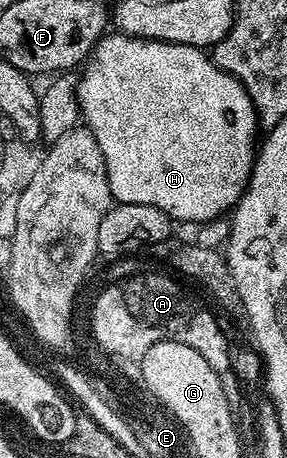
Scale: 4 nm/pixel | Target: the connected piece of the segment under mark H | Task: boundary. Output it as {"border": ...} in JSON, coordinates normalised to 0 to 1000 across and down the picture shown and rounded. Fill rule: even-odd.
{"border":[[[359,76],[355,85],[331,96],[324,114],[314,116],[272,166],[272,242],[282,269],[334,306],[334,319],[348,319],[348,336],[362,336],[362,362],[376,380],[387,430],[418,445],[544,450],[544,459],[571,459],[571,467],[585,467],[596,483],[638,480],[648,489],[676,489],[672,493],[700,493],[784,474],[857,419],[871,376],[885,369],[892,338],[885,286],[902,286],[906,273],[899,251],[885,245],[878,214],[822,168],[801,157],[767,153],[767,144],[753,144],[742,129],[700,105],[568,87],[509,87],[495,79],[383,76]]]}

